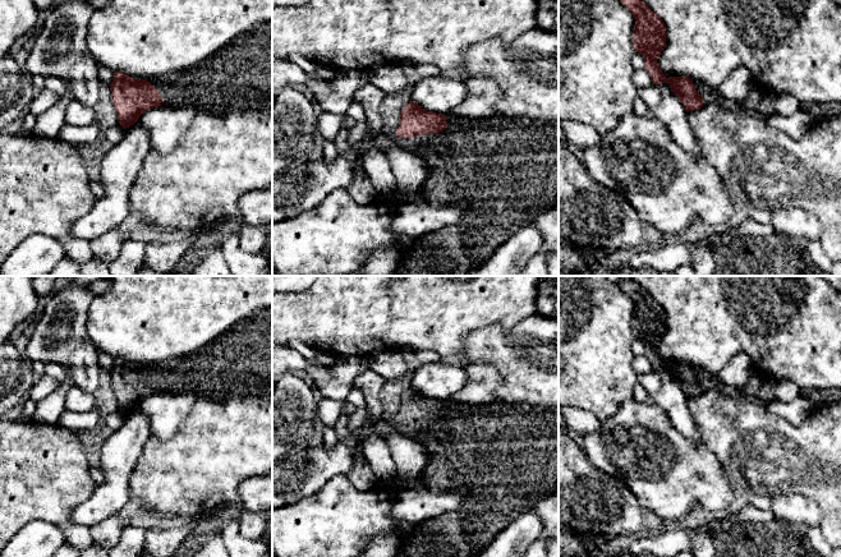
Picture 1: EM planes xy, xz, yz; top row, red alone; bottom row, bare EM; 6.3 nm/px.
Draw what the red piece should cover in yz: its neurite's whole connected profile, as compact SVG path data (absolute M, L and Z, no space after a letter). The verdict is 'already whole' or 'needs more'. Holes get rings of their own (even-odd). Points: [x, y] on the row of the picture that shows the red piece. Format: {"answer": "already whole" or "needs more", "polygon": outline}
{"answer": "needs more", "polygon": "M620 0L635 19L633 46L644 57L644 70L653 84L667 83L680 100L686 112L716 103L729 110L744 110L760 114L764 120L776 114L776 93L757 84L743 102L726 100L716 86L686 77L667 78L660 69L657 59L666 45L666 27L662 19L642 0Z"}

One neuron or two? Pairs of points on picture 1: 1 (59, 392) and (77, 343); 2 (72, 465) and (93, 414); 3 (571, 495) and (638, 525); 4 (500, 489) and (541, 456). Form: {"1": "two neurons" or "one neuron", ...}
{"1": "two neurons", "2": "two neurons", "3": "one neuron", "4": "one neuron"}

